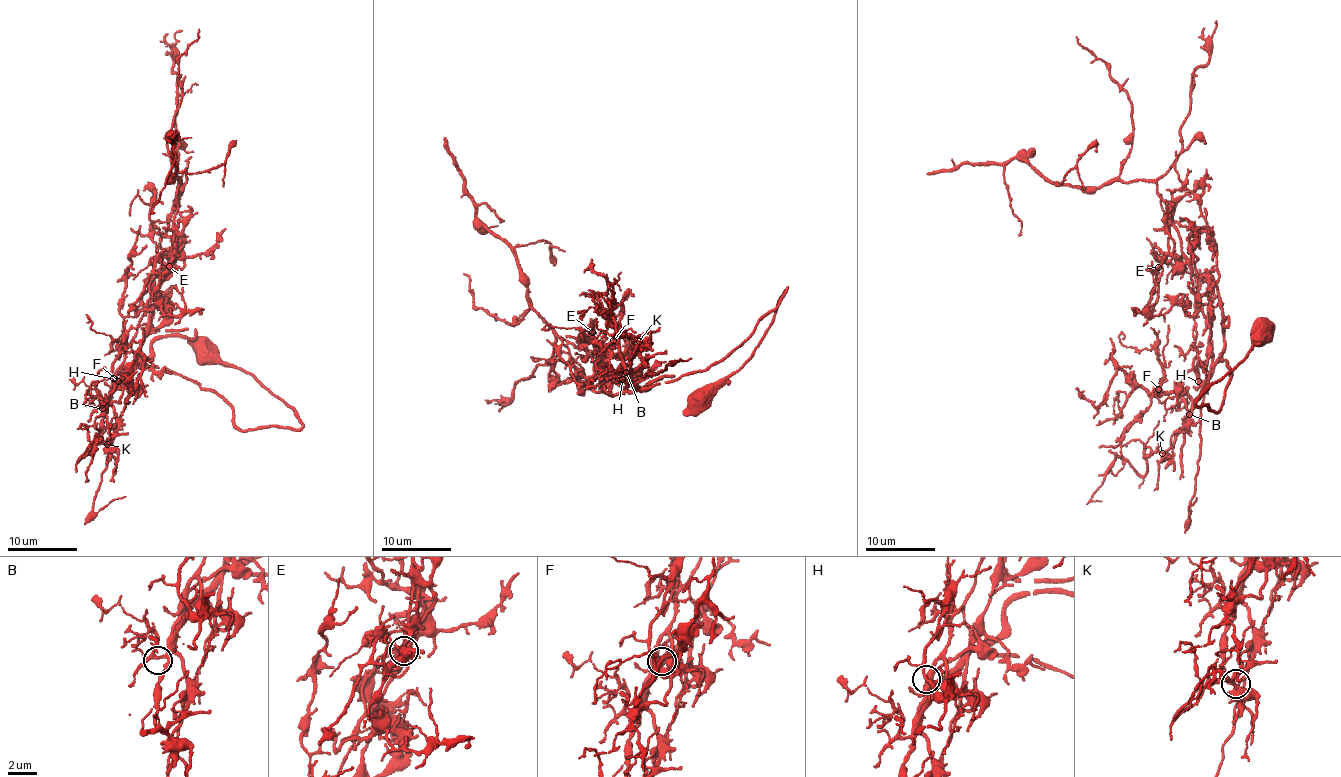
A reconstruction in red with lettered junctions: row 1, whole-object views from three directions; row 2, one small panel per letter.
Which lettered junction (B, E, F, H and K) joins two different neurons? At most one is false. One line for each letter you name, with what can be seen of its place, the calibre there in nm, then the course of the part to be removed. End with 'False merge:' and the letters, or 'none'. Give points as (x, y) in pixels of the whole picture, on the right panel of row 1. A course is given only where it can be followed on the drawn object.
E: place (1158, 267); calibre 190 nm; course (1157, 267), (1173, 227), (1212, 345), (1190, 517), (1197, 497)
False merge: E

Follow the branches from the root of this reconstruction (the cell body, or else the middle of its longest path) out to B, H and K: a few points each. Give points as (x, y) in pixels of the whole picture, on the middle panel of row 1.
B: (698, 400), (744, 364), (787, 289), (750, 337), (704, 369), (643, 389), (633, 385), (626, 372)
H: (698, 400), (744, 364), (787, 289), (750, 337), (704, 369), (643, 389), (622, 379)
K: (698, 400), (744, 364), (787, 289), (741, 345), (690, 375), (643, 389), (633, 385), (630, 359), (639, 341)

